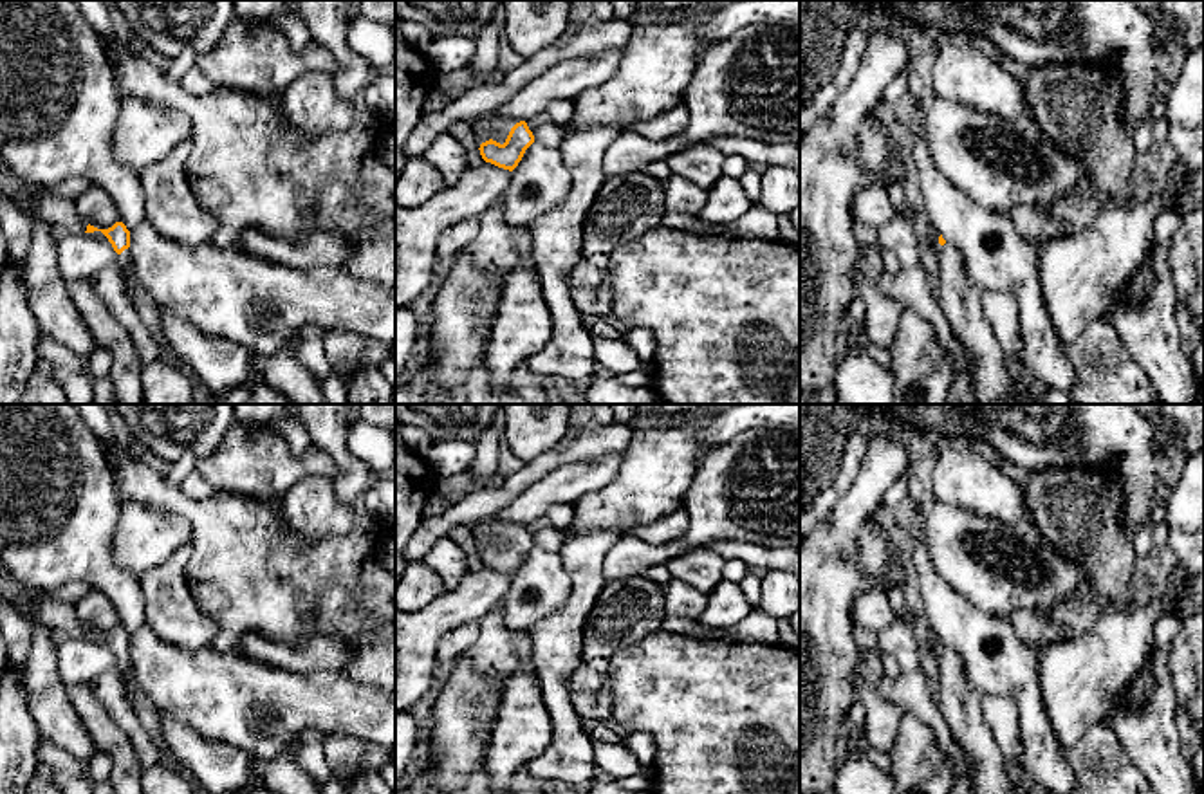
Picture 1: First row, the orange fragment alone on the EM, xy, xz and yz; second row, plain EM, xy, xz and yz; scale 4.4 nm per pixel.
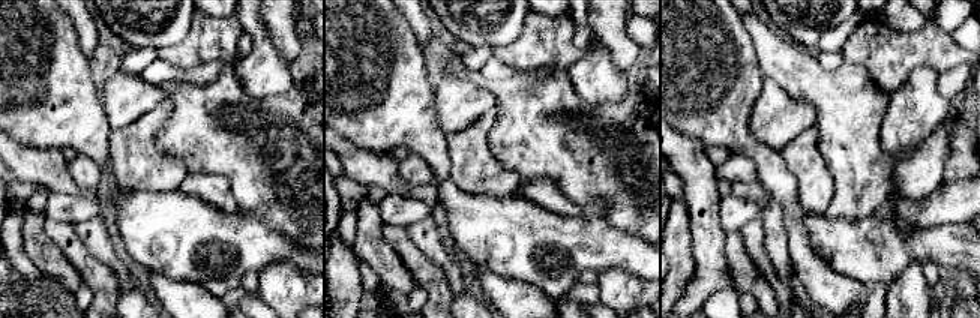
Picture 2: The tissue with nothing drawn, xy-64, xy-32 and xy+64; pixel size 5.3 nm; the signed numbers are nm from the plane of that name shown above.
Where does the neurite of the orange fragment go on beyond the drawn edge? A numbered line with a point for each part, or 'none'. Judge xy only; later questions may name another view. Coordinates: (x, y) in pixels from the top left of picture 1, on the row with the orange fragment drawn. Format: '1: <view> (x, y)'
1: xy (55, 210)
2: xy (125, 257)

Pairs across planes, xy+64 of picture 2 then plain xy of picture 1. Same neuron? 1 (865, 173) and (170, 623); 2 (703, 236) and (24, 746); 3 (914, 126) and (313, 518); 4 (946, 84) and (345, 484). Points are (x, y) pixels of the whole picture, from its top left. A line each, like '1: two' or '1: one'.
1: two
2: two
3: one
4: one

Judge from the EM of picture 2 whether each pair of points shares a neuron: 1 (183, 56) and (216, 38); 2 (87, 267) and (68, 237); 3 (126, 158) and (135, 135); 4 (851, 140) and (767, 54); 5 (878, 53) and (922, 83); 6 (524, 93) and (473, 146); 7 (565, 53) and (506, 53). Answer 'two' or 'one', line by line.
1: one
2: one
3: one
4: one
5: two
6: two
7: one

